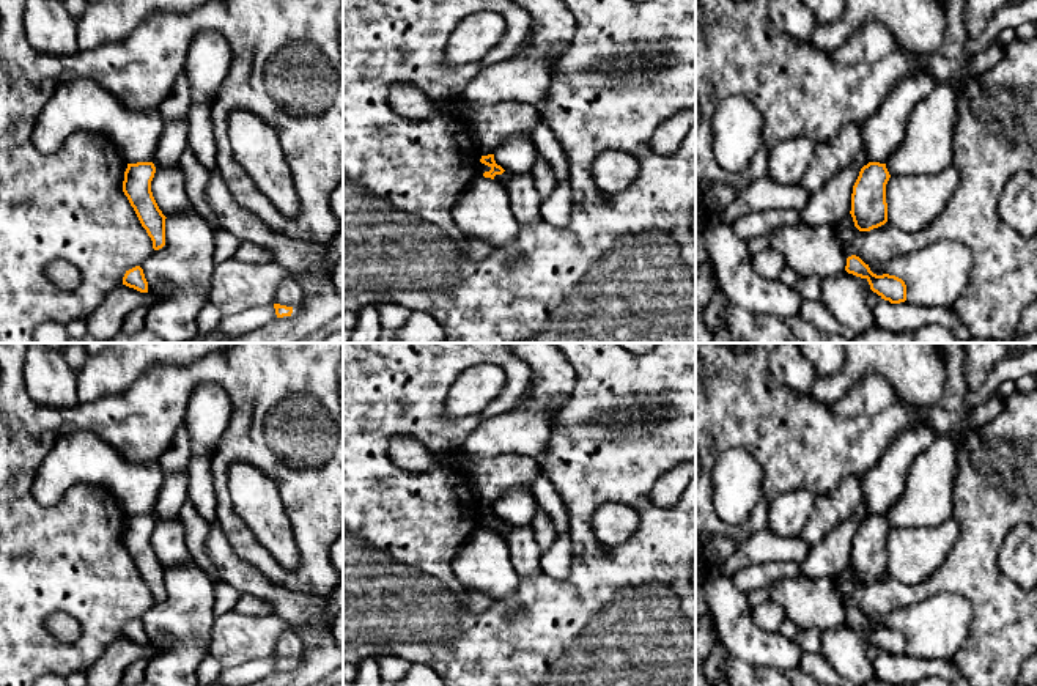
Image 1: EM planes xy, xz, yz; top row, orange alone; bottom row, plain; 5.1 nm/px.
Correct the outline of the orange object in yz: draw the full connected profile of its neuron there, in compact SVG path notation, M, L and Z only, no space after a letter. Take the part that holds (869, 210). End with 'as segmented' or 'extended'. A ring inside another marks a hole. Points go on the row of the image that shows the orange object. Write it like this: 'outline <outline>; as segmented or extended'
outline M869 162L859 172L851 194L851 217L859 231L870 231L888 222L886 164Z; as segmented

